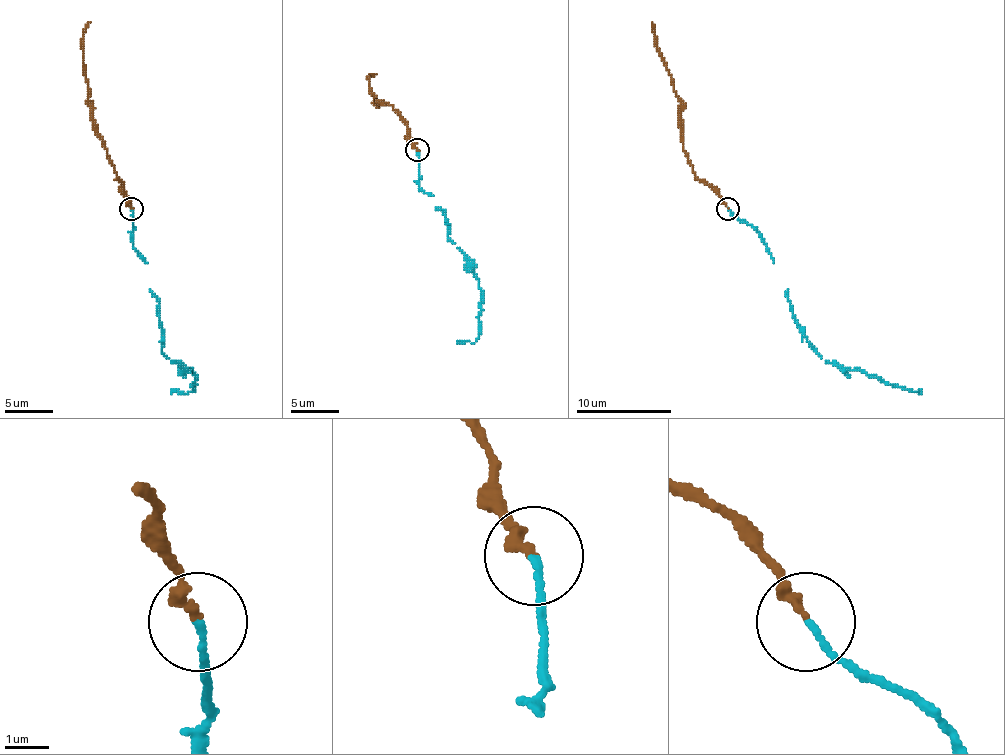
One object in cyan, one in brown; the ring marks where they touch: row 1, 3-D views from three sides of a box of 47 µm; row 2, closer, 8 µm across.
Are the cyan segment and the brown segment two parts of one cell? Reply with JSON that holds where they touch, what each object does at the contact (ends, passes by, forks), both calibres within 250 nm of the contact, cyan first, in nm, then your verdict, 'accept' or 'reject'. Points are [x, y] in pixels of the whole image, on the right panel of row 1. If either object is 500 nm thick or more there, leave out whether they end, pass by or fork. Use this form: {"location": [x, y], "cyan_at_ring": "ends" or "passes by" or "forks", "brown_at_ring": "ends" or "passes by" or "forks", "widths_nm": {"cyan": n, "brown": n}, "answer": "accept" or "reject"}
{"location": [727, 209], "cyan_at_ring": "ends", "brown_at_ring": "ends", "widths_nm": {"cyan": 150, "brown": 240}, "answer": "accept"}

